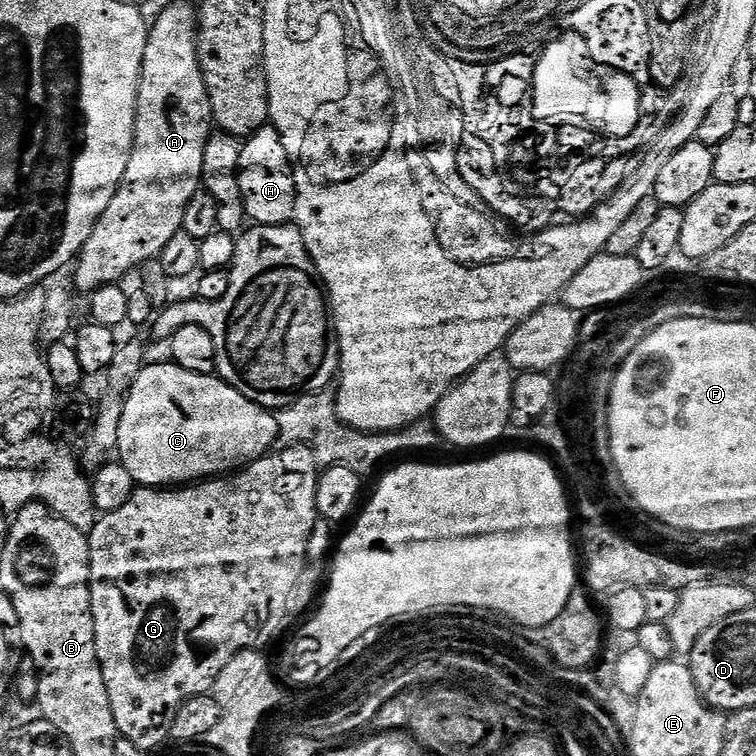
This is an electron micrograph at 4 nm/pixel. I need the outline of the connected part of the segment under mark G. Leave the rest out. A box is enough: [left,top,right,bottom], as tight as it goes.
[87,446,320,754]

